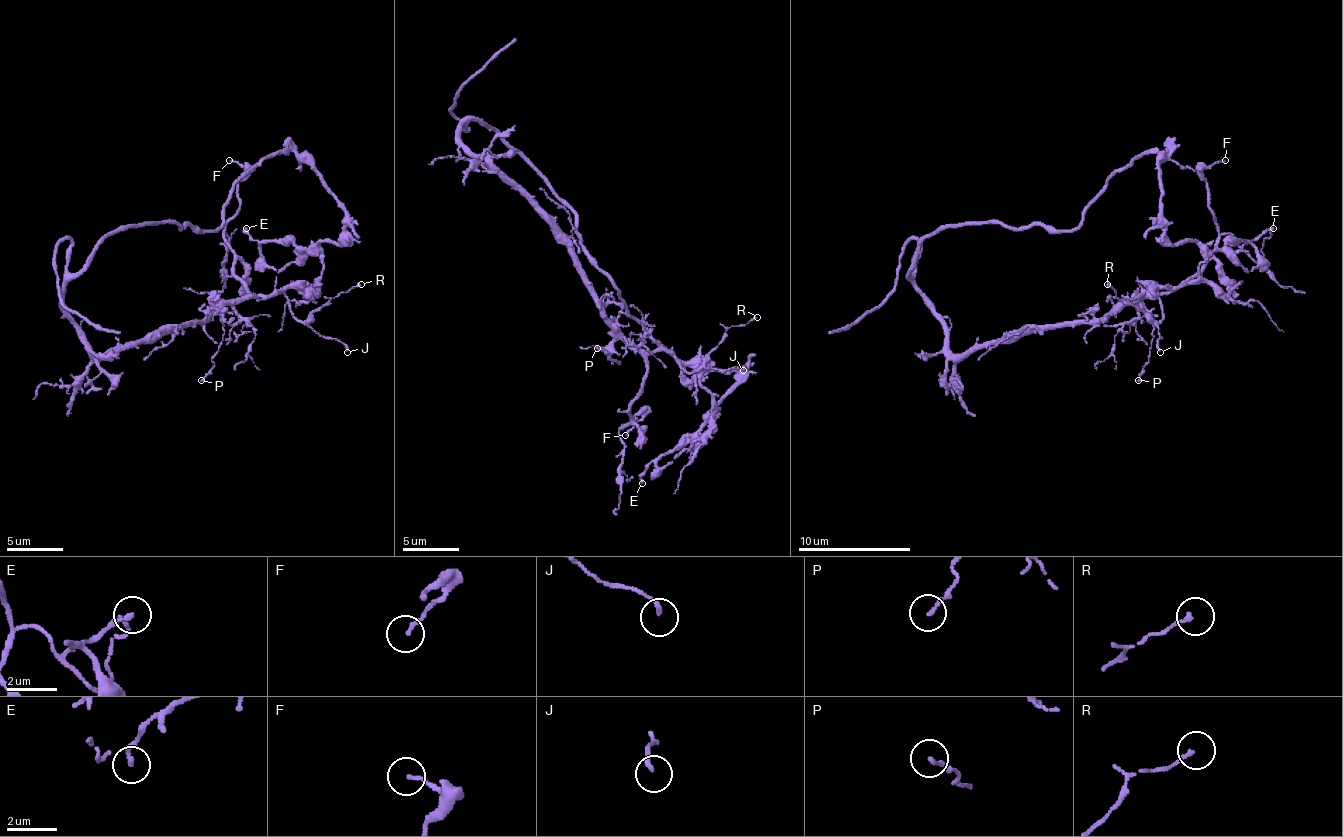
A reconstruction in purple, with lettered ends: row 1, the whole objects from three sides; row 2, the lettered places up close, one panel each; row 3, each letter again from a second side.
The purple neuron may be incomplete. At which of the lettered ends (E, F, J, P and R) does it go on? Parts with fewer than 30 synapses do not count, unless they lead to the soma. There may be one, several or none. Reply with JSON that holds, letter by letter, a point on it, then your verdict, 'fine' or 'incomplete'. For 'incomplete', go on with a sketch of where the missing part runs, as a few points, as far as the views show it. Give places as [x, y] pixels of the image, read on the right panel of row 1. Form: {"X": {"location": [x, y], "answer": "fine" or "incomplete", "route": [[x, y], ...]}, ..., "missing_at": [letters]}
{"E": {"location": [1273, 228], "answer": "fine"}, "F": {"location": [1225, 160], "answer": "fine"}, "J": {"location": [1160, 352], "answer": "fine"}, "P": {"location": [1138, 380], "answer": "fine"}, "R": {"location": [1107, 284], "answer": "fine"}, "missing_at": []}

